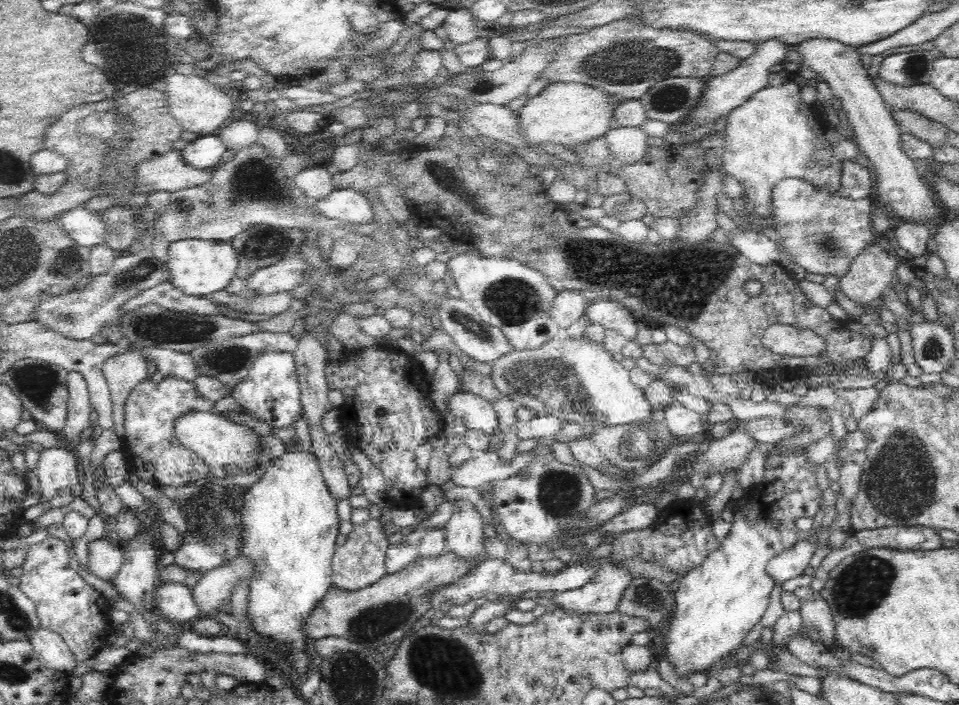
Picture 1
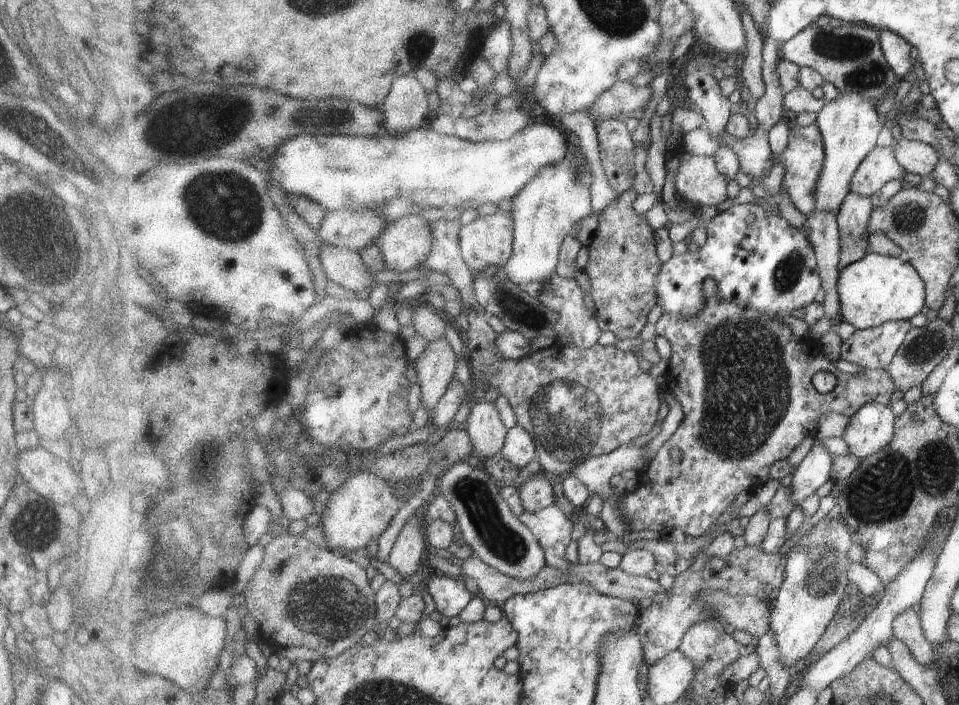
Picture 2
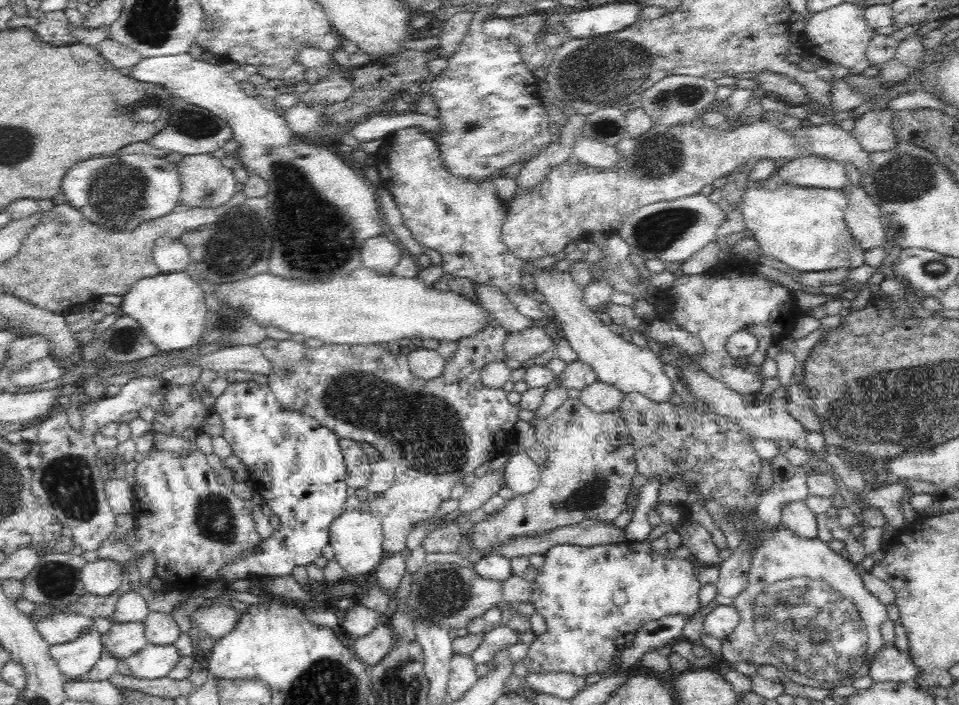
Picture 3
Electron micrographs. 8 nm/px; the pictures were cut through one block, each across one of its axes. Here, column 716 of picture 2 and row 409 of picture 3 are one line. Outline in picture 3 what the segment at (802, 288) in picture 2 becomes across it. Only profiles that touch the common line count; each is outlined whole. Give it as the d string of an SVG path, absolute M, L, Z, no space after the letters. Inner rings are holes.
M253 379L248 382L244 381L230 383L226 392L224 392L224 394L222 394L222 396L216 400L214 408L214 415L220 416L220 419L222 420L222 436L225 438L228 444L230 444L233 454L238 456L243 464L246 465L248 471L247 483L252 486L255 493L266 500L265 506L270 507L272 514L275 514L280 519L280 526L278 530L275 530L270 537L263 539L262 544L258 546L258 548L261 549L257 549L256 554L252 554L252 556L248 556L248 558L244 558L244 560L236 560L236 562L228 564L228 566L224 568L224 572L222 572L222 580L220 580L220 582L222 582L222 584L227 584L238 579L255 579L256 577L264 578L270 576L275 578L286 578L286 576L290 576L292 572L294 572L294 568L312 564L312 562L314 562L318 556L321 556L322 548L324 548L326 544L329 544L330 526L332 526L332 522L334 522L334 520L336 520L336 518L338 518L338 516L345 511L344 503L348 498L347 482L345 481L347 466L342 449L340 448L341 438L336 434L336 432L332 431L332 429L324 426L319 420L316 420L311 416L296 411L287 412L287 410L282 410L279 407L271 388L266 383L258 384Z

